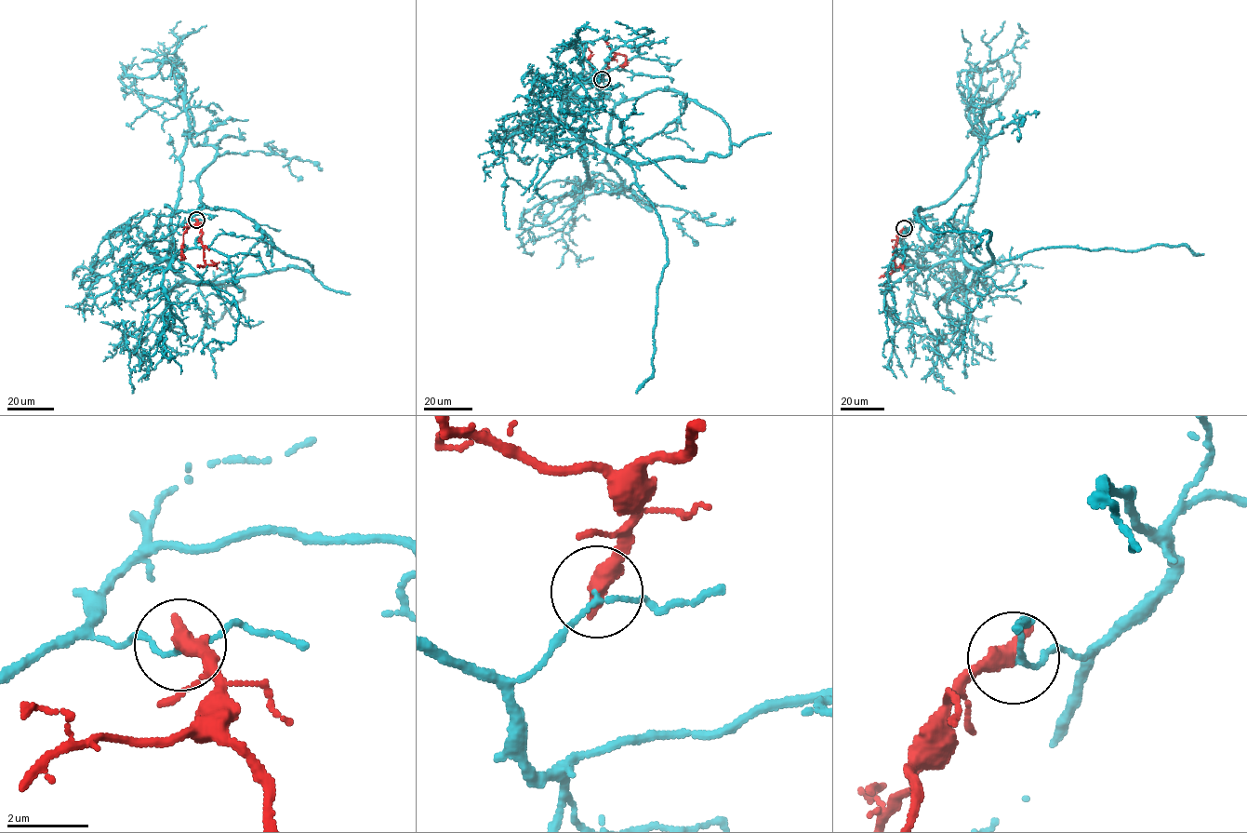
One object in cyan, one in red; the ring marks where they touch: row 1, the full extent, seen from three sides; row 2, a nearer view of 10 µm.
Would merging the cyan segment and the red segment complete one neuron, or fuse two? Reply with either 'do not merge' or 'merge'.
do not merge

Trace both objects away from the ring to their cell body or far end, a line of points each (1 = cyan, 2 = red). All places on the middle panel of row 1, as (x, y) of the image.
1: (602, 79), (572, 85), (560, 123), (630, 166), (667, 239), (653, 372), (636, 394)
2: (602, 79), (609, 68), (605, 65), (616, 54), (626, 57), (625, 63), (619, 65)

